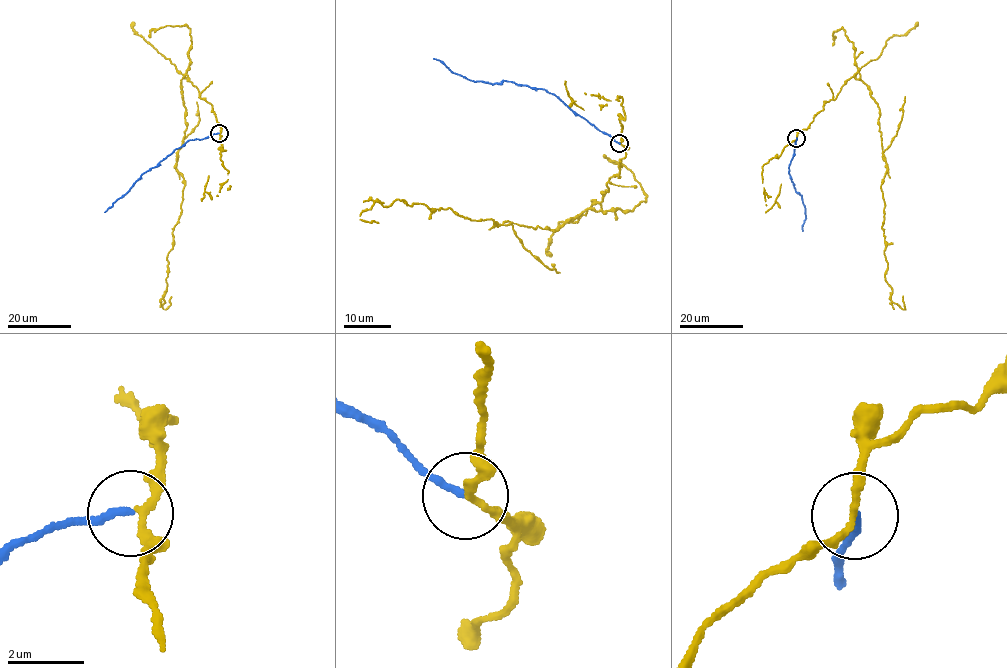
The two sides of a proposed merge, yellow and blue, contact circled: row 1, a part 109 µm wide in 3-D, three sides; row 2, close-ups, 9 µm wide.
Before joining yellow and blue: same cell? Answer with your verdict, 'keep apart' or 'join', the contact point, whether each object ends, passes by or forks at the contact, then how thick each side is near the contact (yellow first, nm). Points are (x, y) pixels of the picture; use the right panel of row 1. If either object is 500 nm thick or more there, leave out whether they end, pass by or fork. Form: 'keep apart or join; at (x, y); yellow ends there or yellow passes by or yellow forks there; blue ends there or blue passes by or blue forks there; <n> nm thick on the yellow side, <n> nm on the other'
keep apart; at (796, 138); yellow passes by; blue ends there; 160 nm thick on the yellow side, 190 nm on the other

